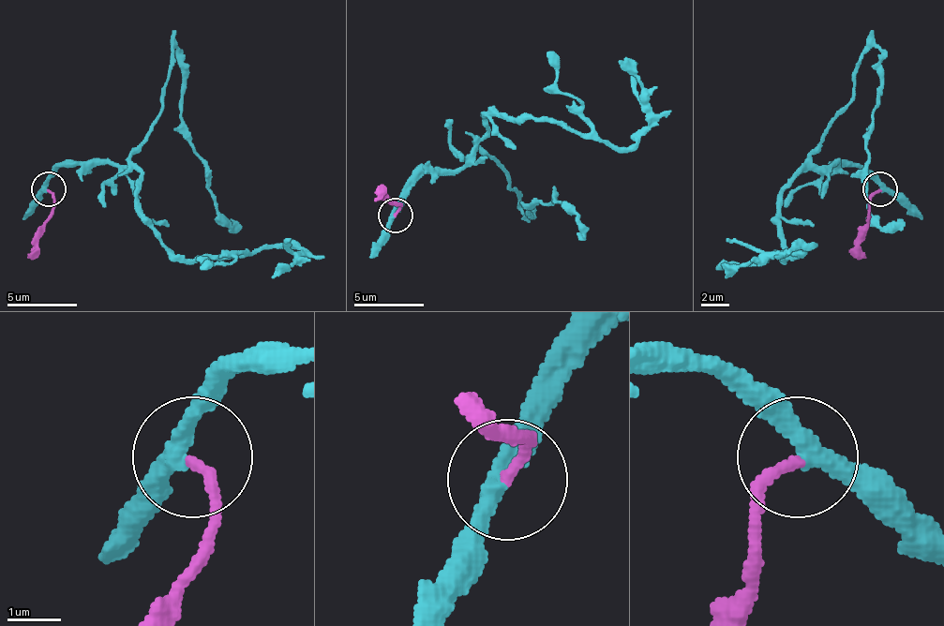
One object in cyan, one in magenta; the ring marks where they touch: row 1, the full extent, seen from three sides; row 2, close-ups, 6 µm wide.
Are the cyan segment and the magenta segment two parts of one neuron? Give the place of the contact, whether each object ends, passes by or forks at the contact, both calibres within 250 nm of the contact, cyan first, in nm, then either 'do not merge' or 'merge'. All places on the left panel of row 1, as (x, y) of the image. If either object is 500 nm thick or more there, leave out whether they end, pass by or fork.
(48, 189) | cyan passes by | magenta ends | 320/190 nm | merge

